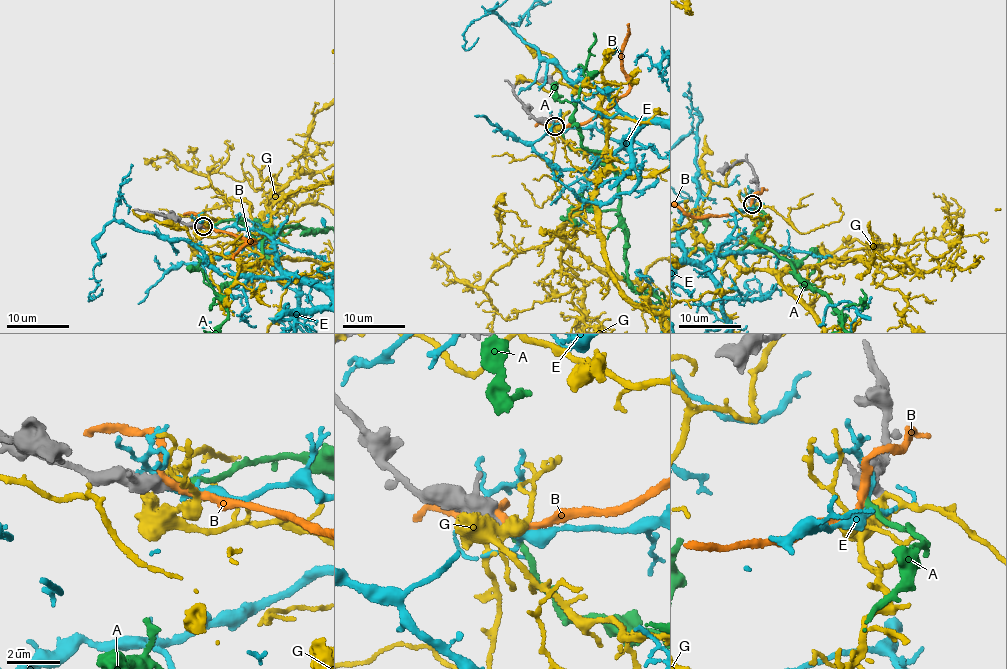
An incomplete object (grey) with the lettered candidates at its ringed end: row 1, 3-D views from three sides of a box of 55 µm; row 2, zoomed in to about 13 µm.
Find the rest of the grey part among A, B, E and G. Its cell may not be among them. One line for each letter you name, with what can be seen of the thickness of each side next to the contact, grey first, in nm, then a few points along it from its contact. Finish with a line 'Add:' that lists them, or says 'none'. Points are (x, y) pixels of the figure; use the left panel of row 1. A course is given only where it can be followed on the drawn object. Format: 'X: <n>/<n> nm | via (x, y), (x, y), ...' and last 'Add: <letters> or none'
A: 440/190 nm
Add: A

